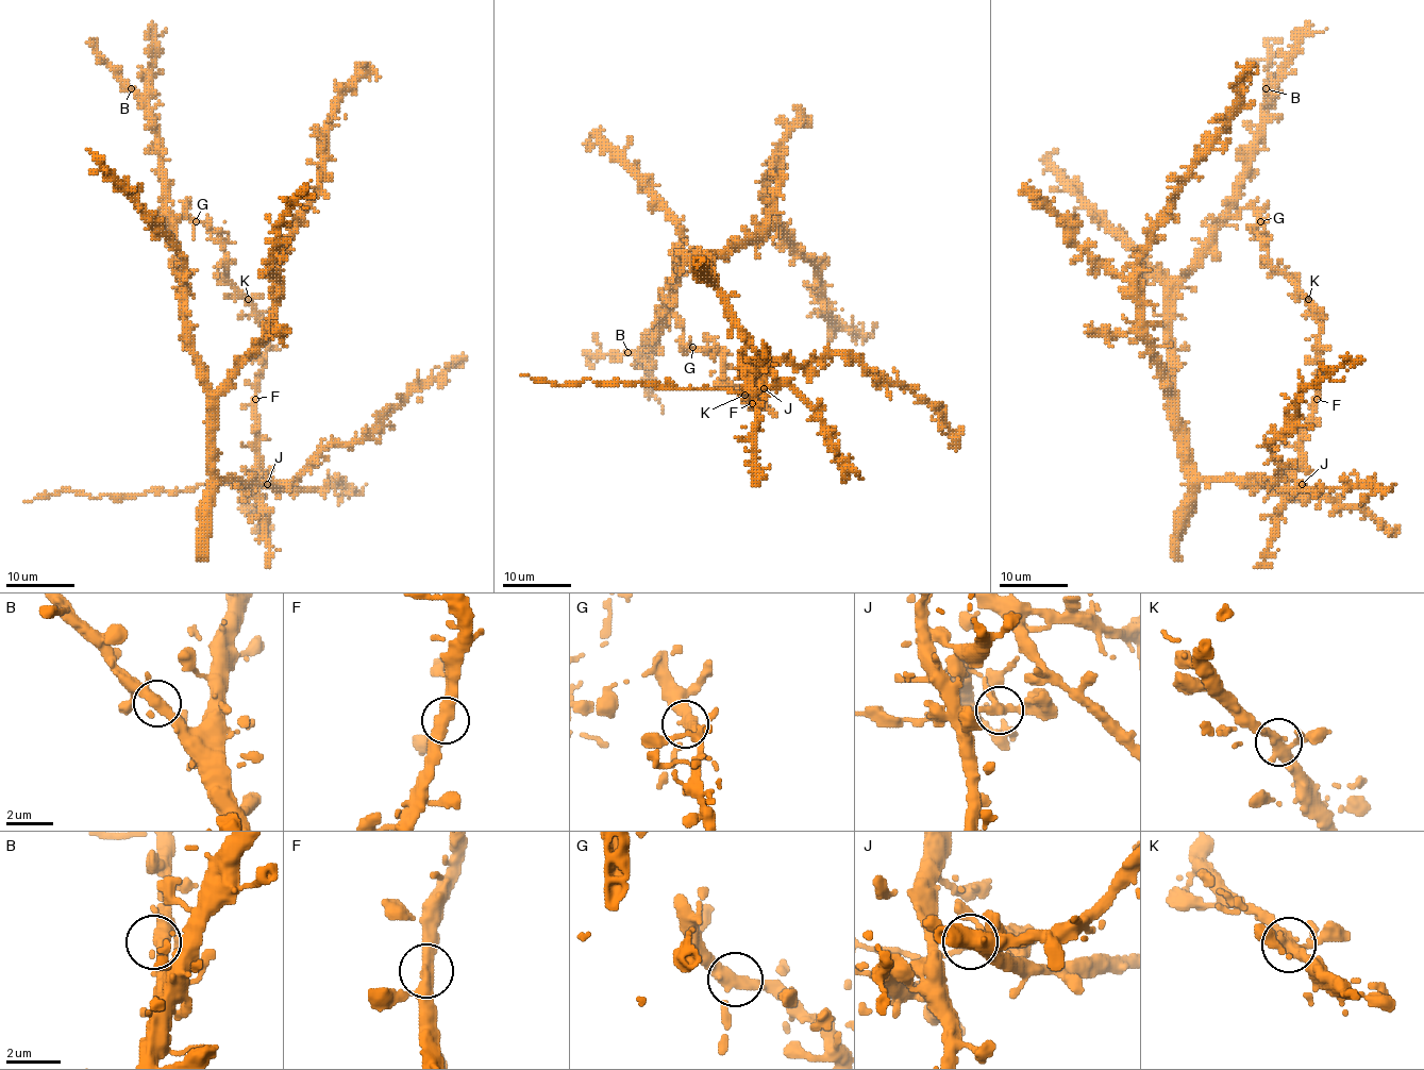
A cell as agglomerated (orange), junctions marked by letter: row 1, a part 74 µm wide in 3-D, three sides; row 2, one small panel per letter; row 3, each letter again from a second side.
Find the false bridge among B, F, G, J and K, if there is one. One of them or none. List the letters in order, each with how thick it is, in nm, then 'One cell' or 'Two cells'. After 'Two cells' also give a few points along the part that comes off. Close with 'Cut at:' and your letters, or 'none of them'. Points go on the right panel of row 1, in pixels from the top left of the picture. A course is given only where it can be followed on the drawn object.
B: Thickness 360 nm. One cell
F: Thickness 360 nm. One cell
G: Thickness 320 nm. One cell
J: Thickness 320 nm. Two cells. Course of the part to remove: (1302, 483), (1303, 488), (1303, 483), (1294, 497), (1297, 496), (1294, 499), (1293, 496), (1300, 490), (1288, 502)
K: Thickness 340 nm. One cell
Cut at: J

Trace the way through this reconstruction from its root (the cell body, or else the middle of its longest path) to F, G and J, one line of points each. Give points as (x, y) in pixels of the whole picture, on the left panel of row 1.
F: (214, 447), (217, 474), (220, 479), (243, 480), (248, 485), (246, 490), (255, 494), (255, 399)
G: (214, 447), (217, 474), (243, 480), (255, 494), (262, 318), (228, 277), (220, 236), (196, 221)
J: (214, 447), (214, 466), (220, 479), (243, 480), (248, 485), (246, 490), (255, 494), (260, 480), (267, 483)

